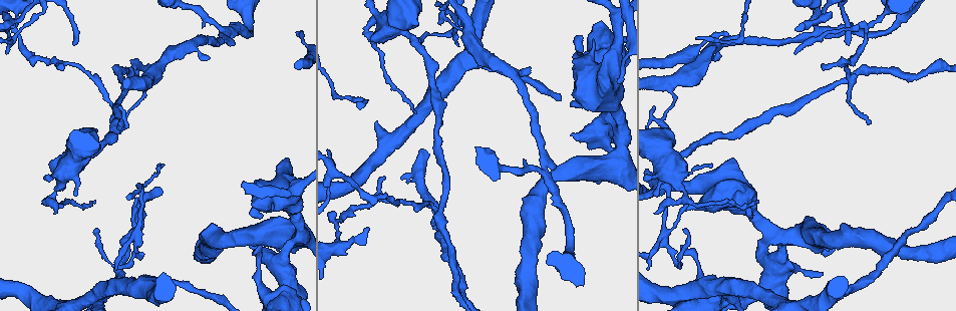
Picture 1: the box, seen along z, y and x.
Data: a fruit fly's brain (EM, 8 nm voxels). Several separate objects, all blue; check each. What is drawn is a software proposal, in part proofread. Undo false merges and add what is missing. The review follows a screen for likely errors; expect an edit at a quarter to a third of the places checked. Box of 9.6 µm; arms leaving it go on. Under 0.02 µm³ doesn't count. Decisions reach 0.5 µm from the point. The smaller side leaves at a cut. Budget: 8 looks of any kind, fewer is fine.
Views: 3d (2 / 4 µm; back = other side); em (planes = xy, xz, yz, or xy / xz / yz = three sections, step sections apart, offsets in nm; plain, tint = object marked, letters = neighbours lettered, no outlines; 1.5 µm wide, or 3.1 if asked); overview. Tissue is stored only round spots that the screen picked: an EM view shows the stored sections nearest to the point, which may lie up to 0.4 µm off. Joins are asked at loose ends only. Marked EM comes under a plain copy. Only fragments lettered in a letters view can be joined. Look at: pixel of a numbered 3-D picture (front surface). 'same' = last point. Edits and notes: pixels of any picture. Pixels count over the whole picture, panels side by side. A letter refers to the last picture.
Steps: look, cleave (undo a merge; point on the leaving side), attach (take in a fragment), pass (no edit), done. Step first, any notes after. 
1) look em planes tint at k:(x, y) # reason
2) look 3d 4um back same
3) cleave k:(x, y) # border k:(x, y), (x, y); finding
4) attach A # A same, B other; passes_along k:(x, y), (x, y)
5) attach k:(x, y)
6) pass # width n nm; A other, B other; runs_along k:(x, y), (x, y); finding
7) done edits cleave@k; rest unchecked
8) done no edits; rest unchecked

look 3d 2um at 1:(432, 222) # branch stops here

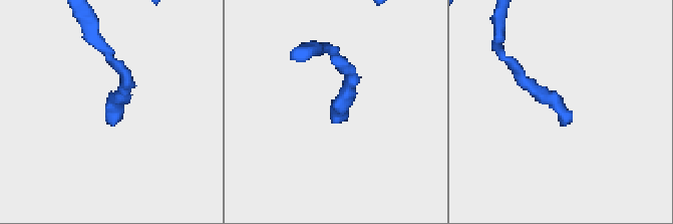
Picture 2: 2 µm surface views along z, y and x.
look em xy step 8 tint at 2:(562, 123) # need the tissue

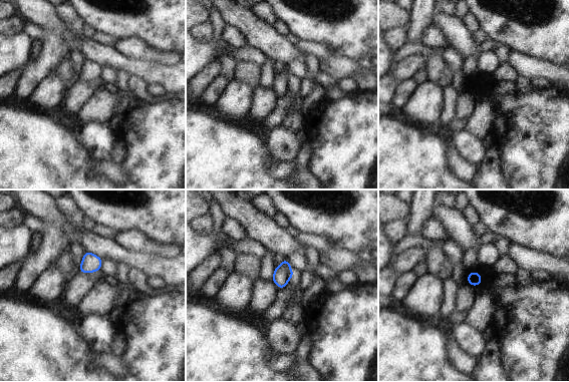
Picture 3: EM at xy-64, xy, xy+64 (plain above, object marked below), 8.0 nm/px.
look em planes letters same

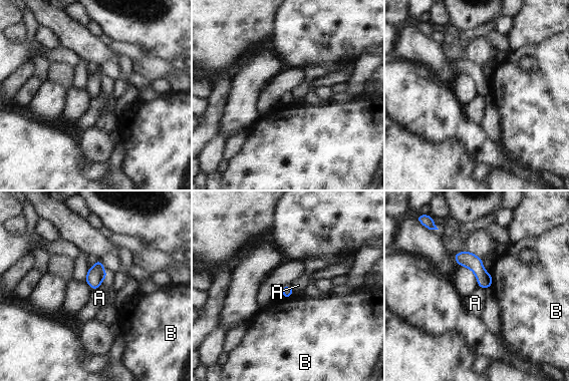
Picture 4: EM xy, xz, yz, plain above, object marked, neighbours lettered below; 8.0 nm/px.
pass # A other, B other; no lettered fragment goes on from it

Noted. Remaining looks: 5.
look em planes letters at 1:(61, 69) # tapers out

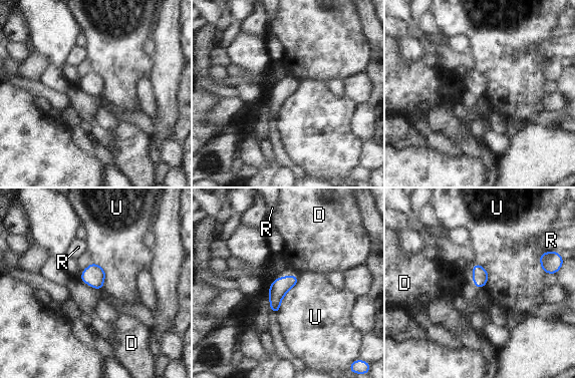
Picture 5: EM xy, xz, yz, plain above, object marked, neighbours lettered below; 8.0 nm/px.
pass # width 130 nm; D other, R other, U other; border 5:(298, 277), (277, 313); none of them fits

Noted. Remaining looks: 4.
look 3d 4um at 1:(251, 245) # thick end

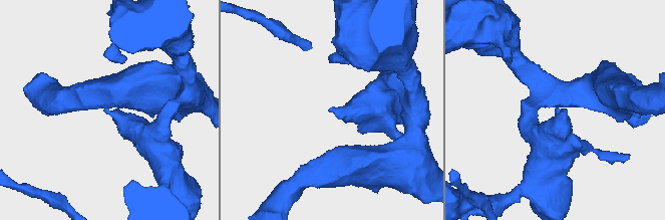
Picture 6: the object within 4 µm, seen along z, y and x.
look em xz step 8 tint at 6:(333, 107)

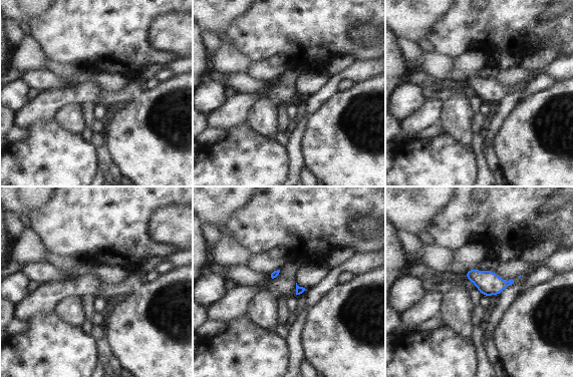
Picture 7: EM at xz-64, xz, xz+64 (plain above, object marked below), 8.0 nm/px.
look em xy step 8 letters same

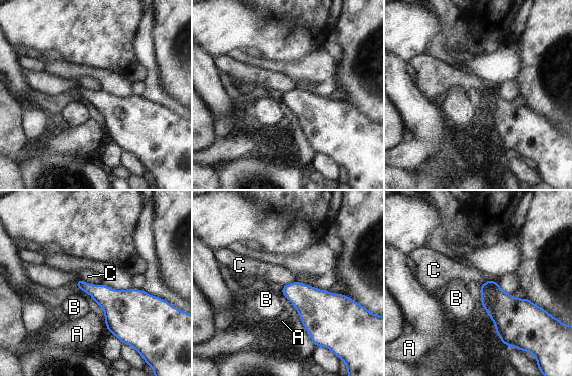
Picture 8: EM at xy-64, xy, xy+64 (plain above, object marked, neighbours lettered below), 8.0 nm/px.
pass # A other, B other, C other; border 8:(79, 278), (88, 283), (100, 284); no lettered fragment goes on from it

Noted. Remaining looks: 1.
done no edits; rest unchecked

